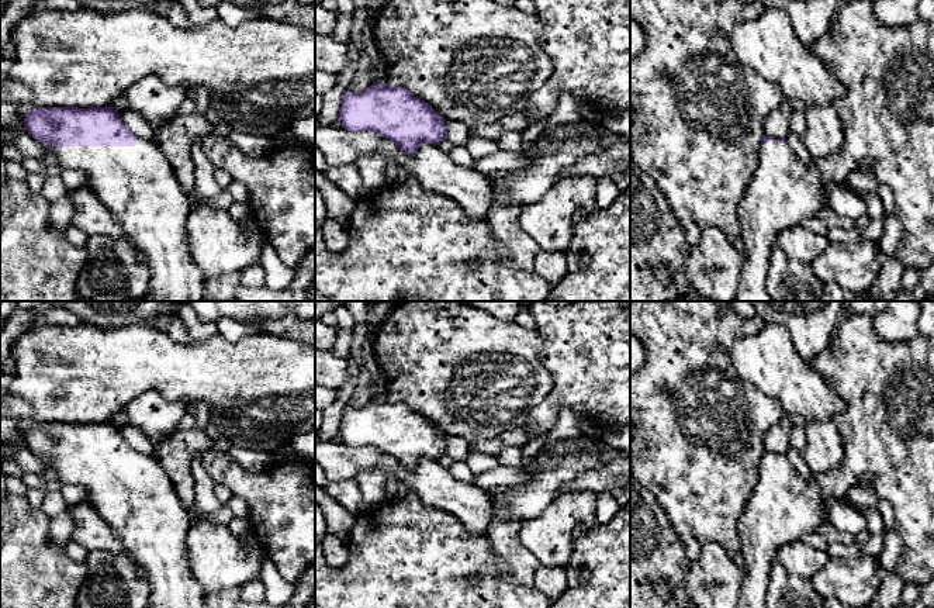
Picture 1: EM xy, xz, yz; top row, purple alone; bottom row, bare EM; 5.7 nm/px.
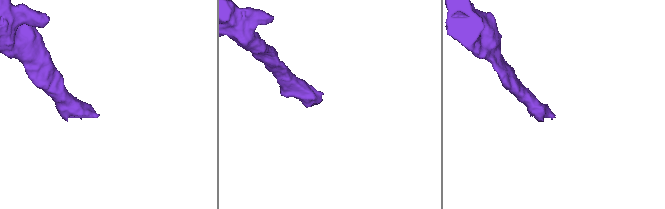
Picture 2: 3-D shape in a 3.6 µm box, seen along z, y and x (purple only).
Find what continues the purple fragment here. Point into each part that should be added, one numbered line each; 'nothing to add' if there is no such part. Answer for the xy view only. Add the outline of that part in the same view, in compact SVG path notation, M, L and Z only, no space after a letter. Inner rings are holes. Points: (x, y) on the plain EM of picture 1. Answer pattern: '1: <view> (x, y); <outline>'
1: xy (138, 500); M138 453L135 462L53 462L58 480L82 486L96 512L120 538L151 587L146 608L205 608L203 585L194 578L186 538L191 517L158 457Z

